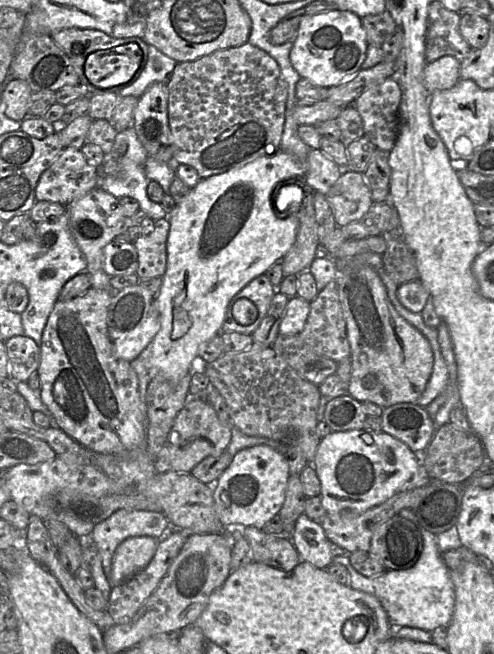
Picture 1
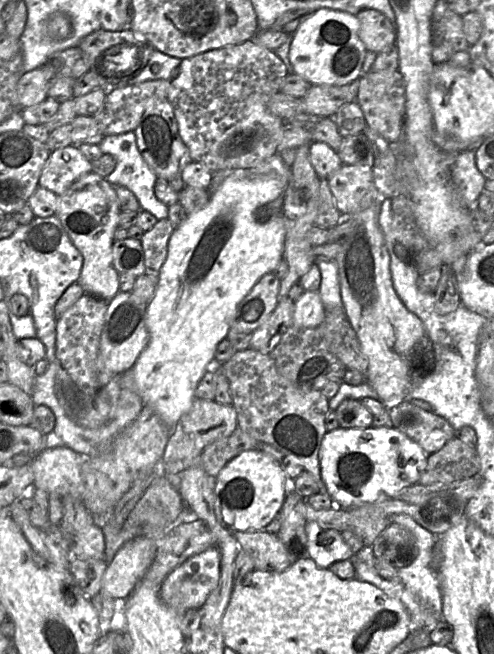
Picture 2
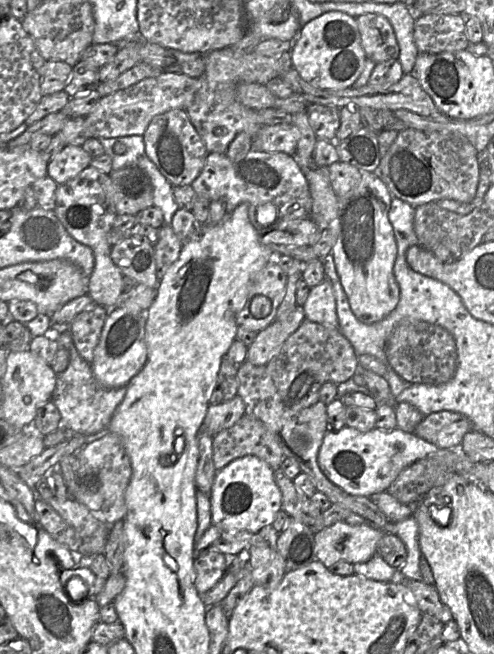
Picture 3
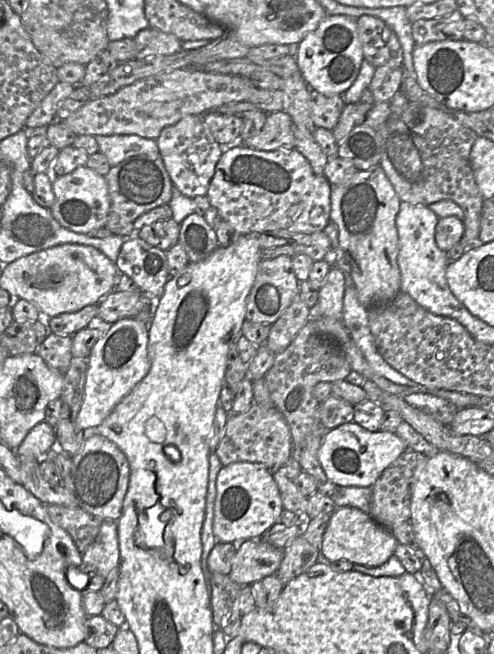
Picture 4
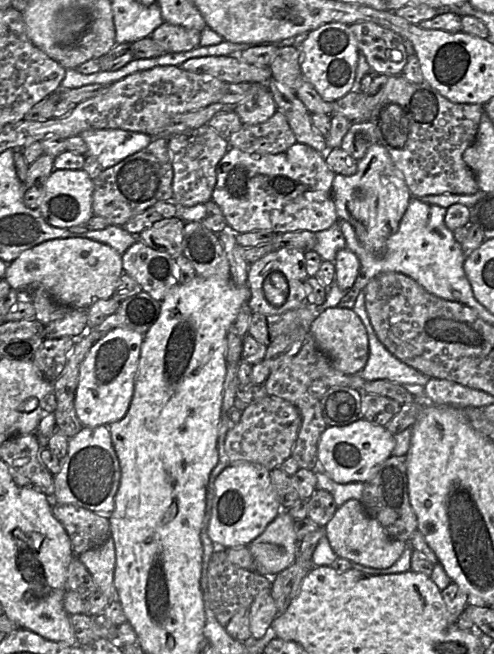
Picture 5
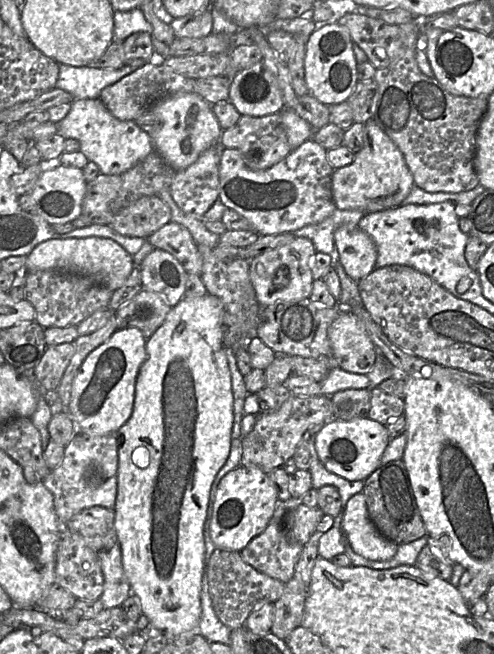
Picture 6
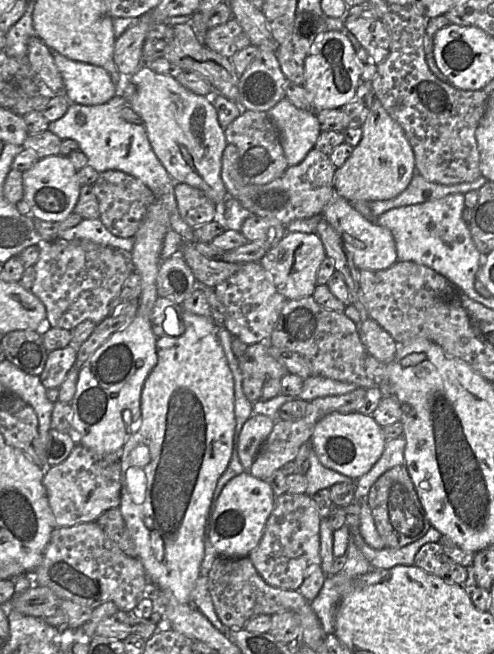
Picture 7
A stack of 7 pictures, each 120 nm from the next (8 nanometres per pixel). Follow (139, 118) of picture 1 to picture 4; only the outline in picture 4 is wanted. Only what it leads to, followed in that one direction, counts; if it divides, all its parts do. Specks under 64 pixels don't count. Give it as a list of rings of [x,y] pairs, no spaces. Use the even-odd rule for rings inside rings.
[[[186,115],[175,124],[165,127],[156,139],[158,151],[174,187],[193,199],[207,194],[216,165],[225,147],[213,137],[201,115]]]

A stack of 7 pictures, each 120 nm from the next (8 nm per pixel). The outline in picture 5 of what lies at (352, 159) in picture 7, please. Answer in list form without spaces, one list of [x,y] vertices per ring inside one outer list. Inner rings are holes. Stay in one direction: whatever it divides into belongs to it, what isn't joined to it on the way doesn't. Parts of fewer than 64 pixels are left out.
[[[378,142],[371,145],[365,156],[358,160],[355,174],[334,176],[333,199],[339,220],[349,222],[361,245],[376,257],[385,254],[386,242],[397,232],[411,198],[411,192],[387,149]]]

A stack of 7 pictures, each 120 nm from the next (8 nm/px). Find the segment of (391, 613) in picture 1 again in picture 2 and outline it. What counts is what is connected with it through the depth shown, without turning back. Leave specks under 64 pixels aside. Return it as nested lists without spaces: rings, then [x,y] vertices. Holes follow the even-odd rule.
[[[399,513],[391,515],[390,523],[392,522],[408,529],[414,535],[418,547],[418,555],[415,560],[409,566],[398,569],[398,576],[402,581],[401,583],[393,583],[392,581],[380,577],[372,568],[369,568],[366,563],[357,561],[355,557],[356,554],[349,560],[354,565],[356,571],[355,578],[376,586],[389,597],[396,598],[402,602],[409,613],[411,630],[413,633],[415,630],[431,628],[438,621],[442,620],[442,594],[438,572],[431,568],[433,549],[437,536],[423,528],[407,514]],[[421,602],[426,602],[431,607],[431,610],[425,610],[422,607]]]

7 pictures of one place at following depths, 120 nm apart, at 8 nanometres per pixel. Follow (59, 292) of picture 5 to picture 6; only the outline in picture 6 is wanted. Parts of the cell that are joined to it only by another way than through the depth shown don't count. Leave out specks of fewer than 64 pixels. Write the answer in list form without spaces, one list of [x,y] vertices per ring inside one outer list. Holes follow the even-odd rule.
[[[100,237],[87,238],[69,238],[69,239],[50,239],[38,244],[27,256],[24,265],[24,271],[38,271],[38,270],[61,270],[88,276],[95,281],[105,285],[111,291],[120,288],[132,271],[138,268],[133,256],[130,255],[117,242]]]

